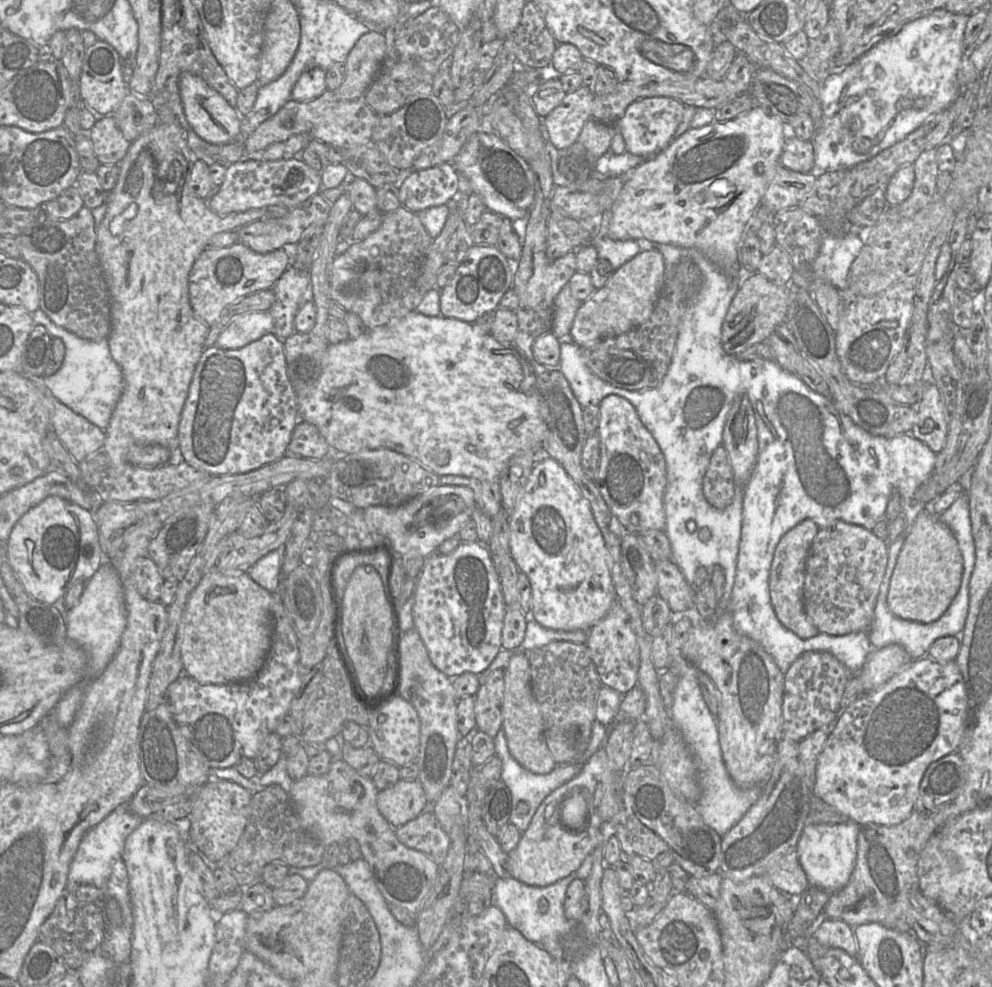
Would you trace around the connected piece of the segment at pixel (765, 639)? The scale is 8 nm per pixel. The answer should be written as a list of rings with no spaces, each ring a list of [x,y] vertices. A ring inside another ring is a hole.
[[[705,266],[705,271],[703,271],[703,280],[704,280],[704,283],[701,290],[699,291],[697,296],[694,298],[694,300],[691,301],[691,303],[689,304],[688,308],[686,309],[685,313],[682,316],[682,319],[679,325],[679,332],[677,336],[675,350],[672,356],[669,369],[662,383],[656,388],[649,388],[645,390],[627,390],[620,387],[616,387],[610,384],[609,382],[601,379],[600,377],[598,377],[596,374],[594,374],[591,371],[591,369],[588,367],[588,365],[585,362],[582,347],[575,344],[573,341],[562,341],[560,343],[559,369],[562,371],[562,373],[568,380],[570,387],[573,391],[573,394],[578,400],[578,402],[580,403],[580,405],[582,406],[582,408],[586,408],[592,405],[600,405],[601,401],[610,394],[620,395],[632,403],[632,405],[635,407],[638,413],[640,420],[645,425],[645,427],[650,431],[653,438],[655,439],[658,446],[660,447],[666,462],[666,477],[667,477],[667,484],[666,484],[666,489],[664,493],[664,509],[665,509],[665,516],[666,516],[666,524],[665,524],[664,532],[666,536],[668,537],[671,544],[672,561],[681,570],[686,581],[690,585],[694,586],[696,571],[698,568],[705,567],[708,570],[709,574],[711,575],[713,567],[720,566],[723,569],[724,576],[725,576],[725,589],[724,589],[723,597],[719,601],[719,612],[722,609],[730,610],[733,617],[733,623],[734,623],[735,629],[740,634],[745,635],[755,640],[760,645],[762,645],[764,650],[772,656],[778,668],[784,675],[788,671],[792,663],[801,654],[808,651],[820,651],[820,652],[828,652],[832,654],[849,670],[849,672],[853,676],[860,672],[860,670],[865,664],[873,648],[882,648],[890,644],[898,644],[902,646],[908,652],[908,654],[911,656],[913,660],[917,660],[927,655],[928,649],[937,639],[942,637],[947,637],[947,636],[960,637],[965,627],[965,623],[966,623],[966,619],[968,615],[969,586],[970,586],[970,579],[971,579],[971,575],[974,569],[975,559],[976,559],[975,544],[974,544],[972,528],[971,528],[969,499],[968,499],[967,492],[965,492],[962,489],[962,487],[961,487],[961,491],[959,495],[957,496],[953,504],[949,508],[947,508],[945,512],[942,512],[940,515],[941,521],[948,526],[948,528],[953,533],[955,539],[957,540],[959,549],[963,557],[963,571],[962,571],[962,578],[961,578],[961,584],[960,584],[959,590],[956,596],[954,597],[953,601],[951,602],[950,606],[948,607],[948,609],[943,613],[943,615],[940,618],[929,623],[909,621],[896,616],[888,607],[887,595],[888,595],[888,591],[890,587],[890,581],[891,581],[891,577],[892,577],[894,568],[896,566],[897,559],[904,541],[904,536],[902,533],[893,542],[888,543],[889,545],[888,545],[887,566],[886,566],[884,577],[882,579],[880,590],[876,600],[873,622],[868,632],[860,631],[860,632],[854,632],[854,633],[849,633],[845,635],[828,635],[828,634],[819,632],[814,637],[811,637],[808,639],[802,639],[781,624],[781,622],[776,616],[776,613],[771,603],[770,590],[769,590],[769,577],[770,577],[770,569],[771,569],[771,564],[772,564],[772,560],[774,556],[774,551],[780,539],[782,538],[782,536],[786,534],[790,529],[792,529],[793,527],[795,527],[796,525],[798,525],[799,523],[801,523],[802,521],[806,519],[812,520],[820,529],[826,528],[832,525],[836,521],[843,521],[849,524],[860,525],[864,527],[865,529],[872,531],[872,529],[874,528],[877,522],[881,520],[886,520],[886,509],[888,506],[888,501],[894,489],[897,489],[901,495],[901,505],[902,505],[903,515],[904,513],[916,512],[918,509],[912,509],[914,494],[917,488],[920,485],[922,485],[929,478],[931,474],[933,474],[935,462],[937,459],[937,454],[934,453],[925,443],[916,439],[910,433],[898,434],[896,436],[891,436],[891,437],[871,435],[870,433],[865,431],[863,428],[856,425],[850,419],[850,417],[842,413],[835,406],[831,397],[825,397],[821,394],[818,394],[812,391],[797,375],[785,371],[782,367],[780,367],[777,364],[777,362],[774,359],[762,360],[762,361],[741,361],[737,359],[735,356],[726,354],[721,345],[722,325],[724,322],[724,318],[728,312],[729,306],[732,300],[734,299],[735,295],[737,294],[743,279],[741,279],[740,276],[738,278],[730,278],[720,269],[718,269],[716,266]],[[744,392],[747,394],[749,398],[750,404],[754,412],[756,425],[757,425],[757,431],[758,431],[757,463],[745,487],[742,488],[742,487],[736,486],[736,491],[735,491],[732,502],[725,509],[719,510],[711,506],[703,494],[703,488],[702,488],[703,477],[708,468],[713,452],[718,446],[722,445],[723,429],[724,429],[724,425],[725,425],[728,413],[733,404],[733,401],[739,393],[744,393]]]

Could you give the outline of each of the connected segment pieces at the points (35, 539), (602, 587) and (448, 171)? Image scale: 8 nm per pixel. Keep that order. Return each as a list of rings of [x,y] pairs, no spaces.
[[[49,496],[36,506],[30,508],[13,526],[9,538],[5,544],[5,549],[8,561],[16,576],[20,580],[24,590],[34,599],[47,604],[54,604],[58,599],[64,599],[64,595],[68,589],[76,582],[87,582],[97,572],[101,564],[104,562],[104,558],[107,558],[99,544],[98,528],[93,512],[72,504],[58,496]]]
[[[543,456],[535,463],[524,491],[510,512],[509,528],[510,552],[519,570],[530,580],[532,615],[540,625],[558,631],[589,631],[606,616],[616,600],[609,552],[589,501],[557,460]]]
[[[452,163],[409,171],[398,184],[401,206],[418,213],[446,204],[458,191],[458,172]]]

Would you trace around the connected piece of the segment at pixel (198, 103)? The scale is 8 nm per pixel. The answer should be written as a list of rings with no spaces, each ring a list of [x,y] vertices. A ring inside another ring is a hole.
[[[190,72],[180,74],[178,85],[186,120],[200,138],[218,145],[236,140],[240,134],[241,121],[236,110],[217,91],[209,87],[200,75]]]

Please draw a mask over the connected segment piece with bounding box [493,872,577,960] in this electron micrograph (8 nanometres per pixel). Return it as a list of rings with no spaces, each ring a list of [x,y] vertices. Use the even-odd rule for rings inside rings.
[[[575,872],[557,882],[544,887],[527,885],[512,877],[496,877],[493,890],[493,904],[504,913],[508,925],[517,929],[527,940],[542,946],[556,960],[568,958],[561,944],[562,938],[573,931],[577,923],[568,920],[564,914],[565,894],[570,883],[577,878]]]

